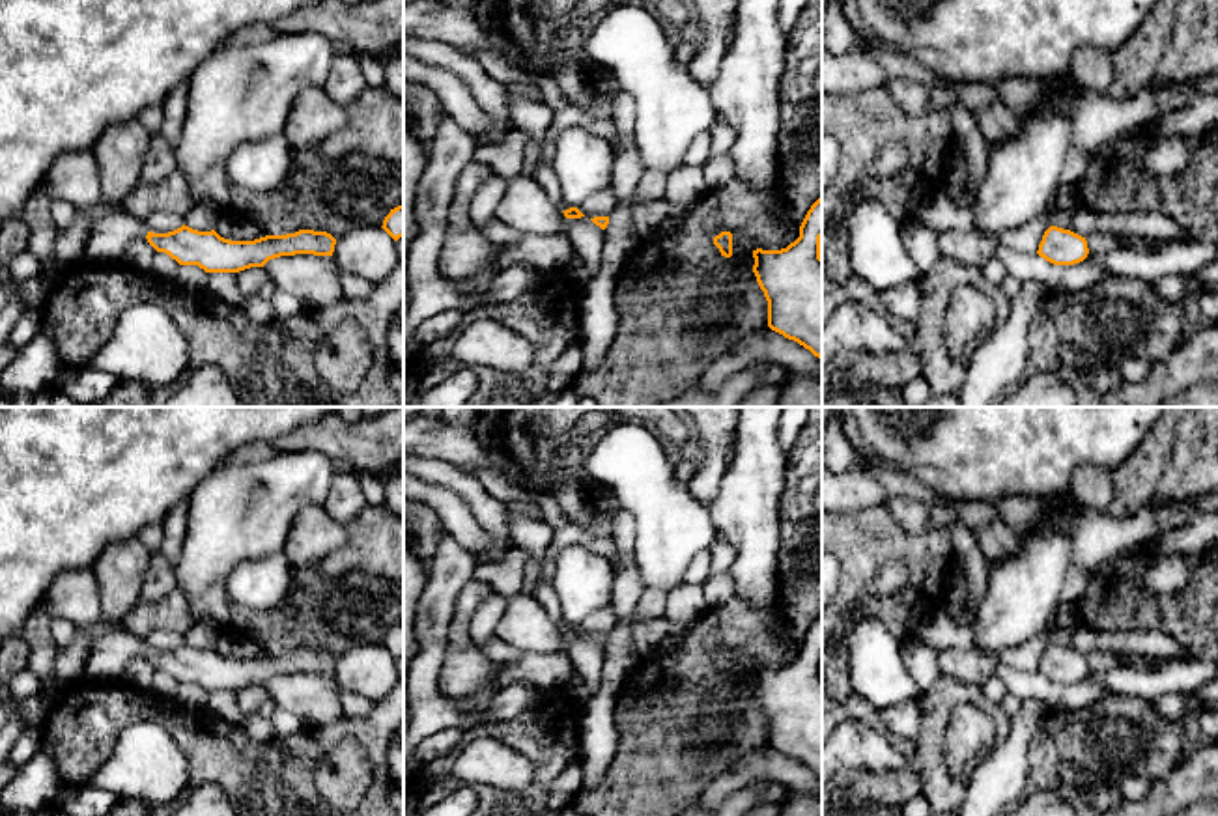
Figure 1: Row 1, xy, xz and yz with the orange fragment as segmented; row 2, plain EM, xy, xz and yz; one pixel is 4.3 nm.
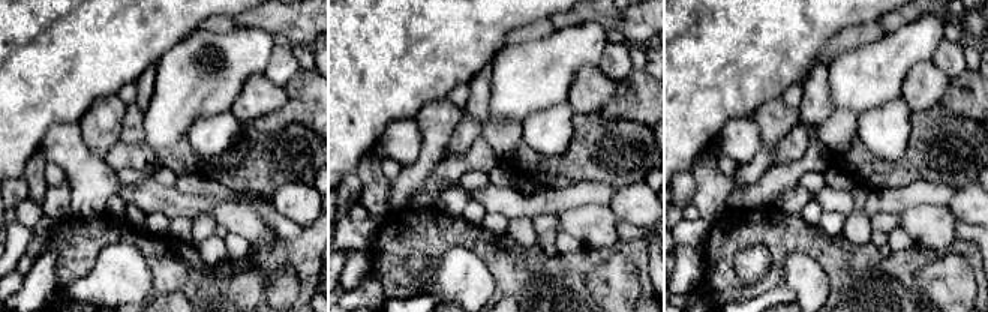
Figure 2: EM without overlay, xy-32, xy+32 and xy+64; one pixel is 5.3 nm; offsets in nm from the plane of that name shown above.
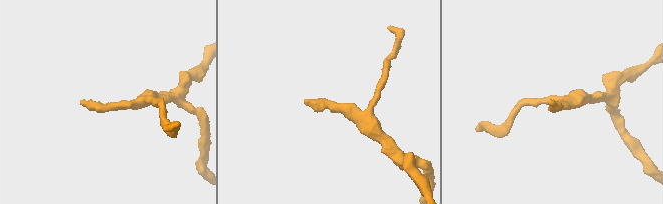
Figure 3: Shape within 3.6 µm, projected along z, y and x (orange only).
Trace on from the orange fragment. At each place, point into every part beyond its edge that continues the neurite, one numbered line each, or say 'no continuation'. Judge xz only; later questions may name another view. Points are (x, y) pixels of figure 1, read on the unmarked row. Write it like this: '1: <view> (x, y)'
1: xz (525, 624)

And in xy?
1: xy (73, 594)

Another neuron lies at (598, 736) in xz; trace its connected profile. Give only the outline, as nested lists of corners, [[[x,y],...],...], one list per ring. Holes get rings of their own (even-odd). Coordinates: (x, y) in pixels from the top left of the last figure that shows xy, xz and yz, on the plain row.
[[[600,489],[596,502],[613,517],[613,538],[620,556],[620,571],[615,573],[613,583],[613,609],[618,622],[607,633],[609,642],[603,648],[600,687],[581,706],[577,758],[583,769],[581,790],[598,786],[616,754],[615,706],[635,659],[631,652],[631,614],[644,590],[633,553],[637,540],[633,517],[605,489]]]

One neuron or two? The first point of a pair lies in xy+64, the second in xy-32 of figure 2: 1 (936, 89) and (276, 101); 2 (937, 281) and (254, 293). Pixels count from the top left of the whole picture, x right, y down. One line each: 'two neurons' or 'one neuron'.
1: one neuron
2: two neurons

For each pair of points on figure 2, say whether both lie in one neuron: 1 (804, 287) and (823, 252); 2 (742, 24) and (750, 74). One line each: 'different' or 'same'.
1: different
2: same

